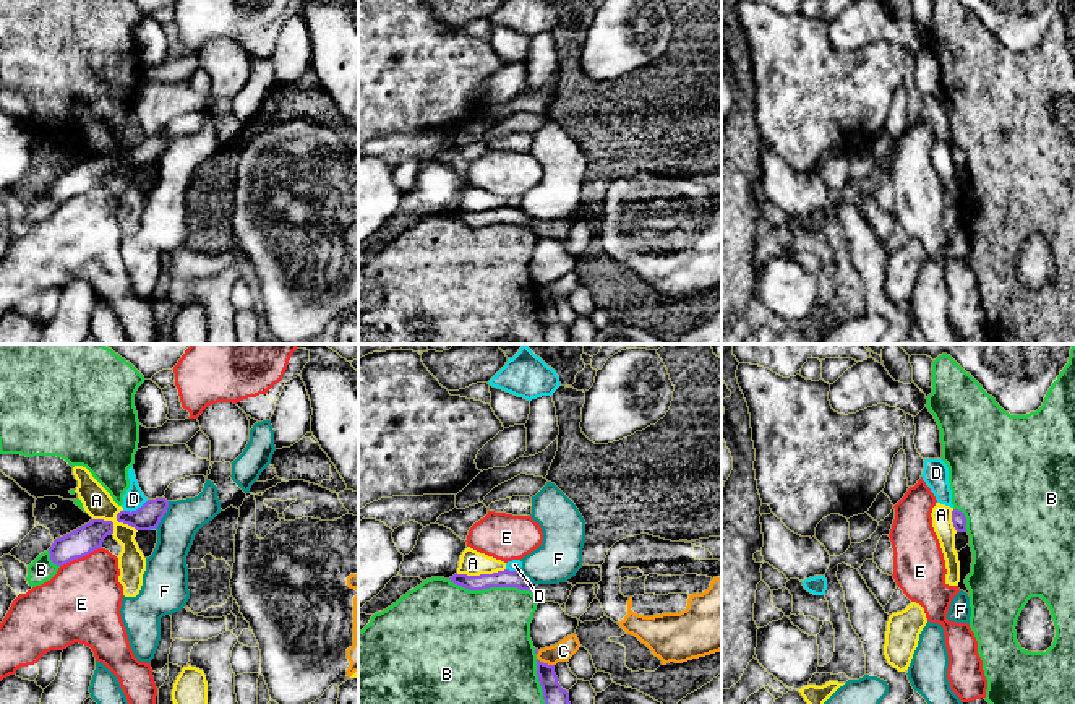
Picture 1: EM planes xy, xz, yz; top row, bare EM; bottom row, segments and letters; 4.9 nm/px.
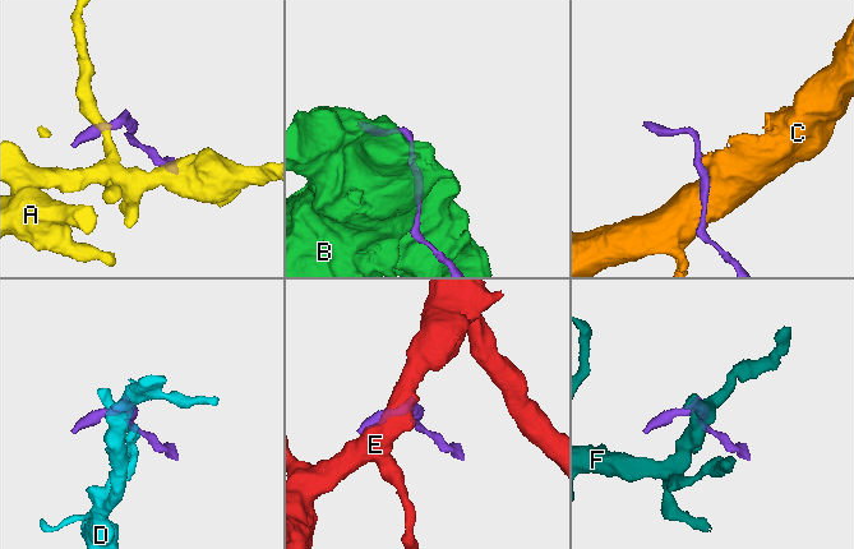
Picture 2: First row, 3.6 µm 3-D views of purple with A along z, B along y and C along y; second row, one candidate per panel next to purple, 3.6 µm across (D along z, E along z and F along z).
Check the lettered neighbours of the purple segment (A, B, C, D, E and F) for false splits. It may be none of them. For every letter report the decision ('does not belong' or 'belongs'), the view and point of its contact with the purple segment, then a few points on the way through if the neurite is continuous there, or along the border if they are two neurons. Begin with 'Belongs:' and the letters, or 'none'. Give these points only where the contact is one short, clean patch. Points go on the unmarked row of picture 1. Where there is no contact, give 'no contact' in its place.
Belongs: none
A: does not belong; meets purple in xz at (480, 211); border along xz (505, 205), (495, 210), (458, 211)
B: does not belong; meets purple in xz at (490, 223)
C: does not belong; meets purple in xz at (545, 300); border along xz (537, 294), (553, 302)
D: does not belong; meets purple in xy at (137, 146); border along xy (148, 137), (135, 146), (124, 148)
E: does not belong; meets purple in xy at (80, 193)
F: does not belong; meets purple in xy at (162, 153)

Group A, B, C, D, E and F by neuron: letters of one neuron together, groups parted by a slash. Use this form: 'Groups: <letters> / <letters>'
Groups: A / B / C / D / E / F

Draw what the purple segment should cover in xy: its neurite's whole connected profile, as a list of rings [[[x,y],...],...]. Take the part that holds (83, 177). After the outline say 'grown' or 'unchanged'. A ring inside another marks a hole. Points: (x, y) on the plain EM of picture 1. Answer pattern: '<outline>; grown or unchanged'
[[[91,156],[76,167],[55,175],[49,185],[50,196],[57,203],[63,203],[73,196],[83,195],[91,188],[102,185],[107,172],[113,170],[113,159],[104,156]]]; unchanged

